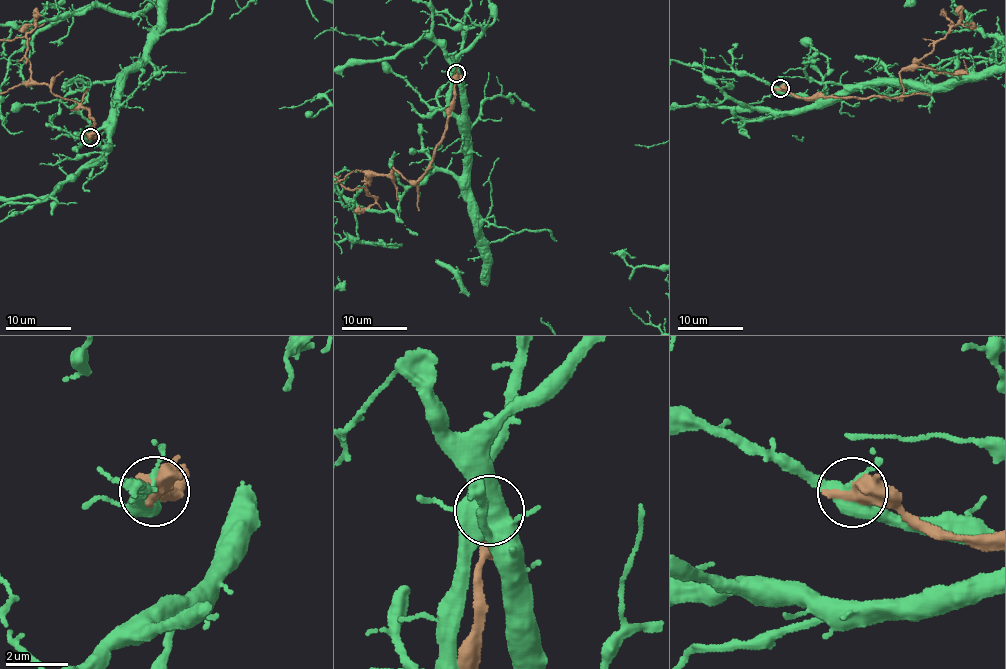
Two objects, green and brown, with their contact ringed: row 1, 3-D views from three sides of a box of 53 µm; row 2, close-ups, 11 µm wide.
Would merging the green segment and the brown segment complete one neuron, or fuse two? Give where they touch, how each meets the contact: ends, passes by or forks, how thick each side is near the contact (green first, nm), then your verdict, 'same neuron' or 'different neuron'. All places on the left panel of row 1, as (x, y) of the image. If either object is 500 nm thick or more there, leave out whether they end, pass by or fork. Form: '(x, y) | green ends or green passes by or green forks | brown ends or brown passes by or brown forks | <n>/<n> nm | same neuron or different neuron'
(90, 137) | 400/500 nm | different neuron

